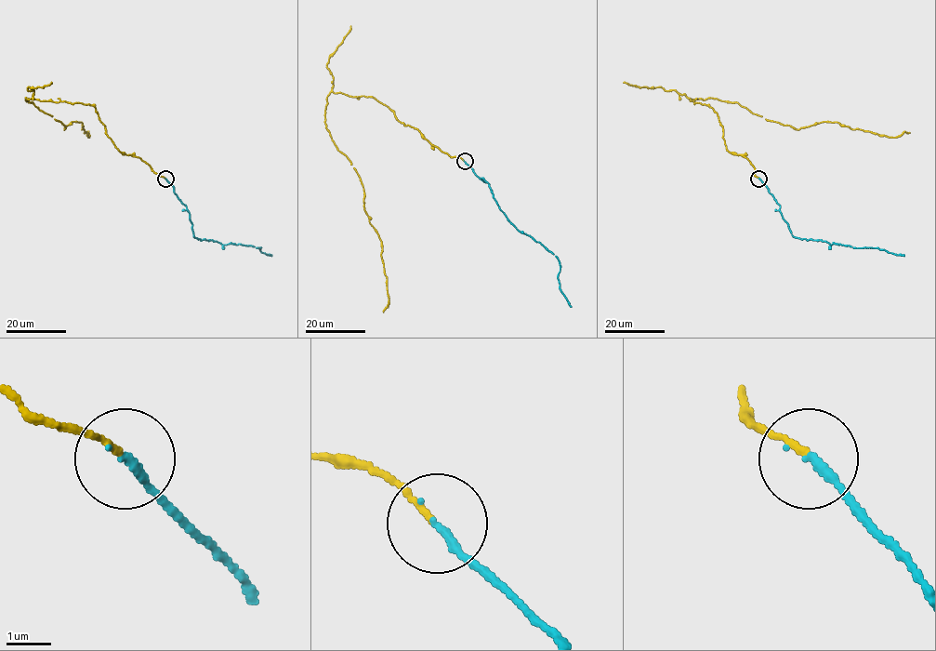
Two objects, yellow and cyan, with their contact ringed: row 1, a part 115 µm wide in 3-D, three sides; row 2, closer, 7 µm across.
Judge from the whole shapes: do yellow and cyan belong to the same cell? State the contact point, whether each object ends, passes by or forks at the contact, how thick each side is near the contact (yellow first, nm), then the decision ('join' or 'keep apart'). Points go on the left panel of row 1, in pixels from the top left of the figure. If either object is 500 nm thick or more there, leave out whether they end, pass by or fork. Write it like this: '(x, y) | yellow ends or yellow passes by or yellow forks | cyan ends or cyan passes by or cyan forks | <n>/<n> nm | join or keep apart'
(165, 179) | yellow ends | cyan ends | 120/200 nm | join

